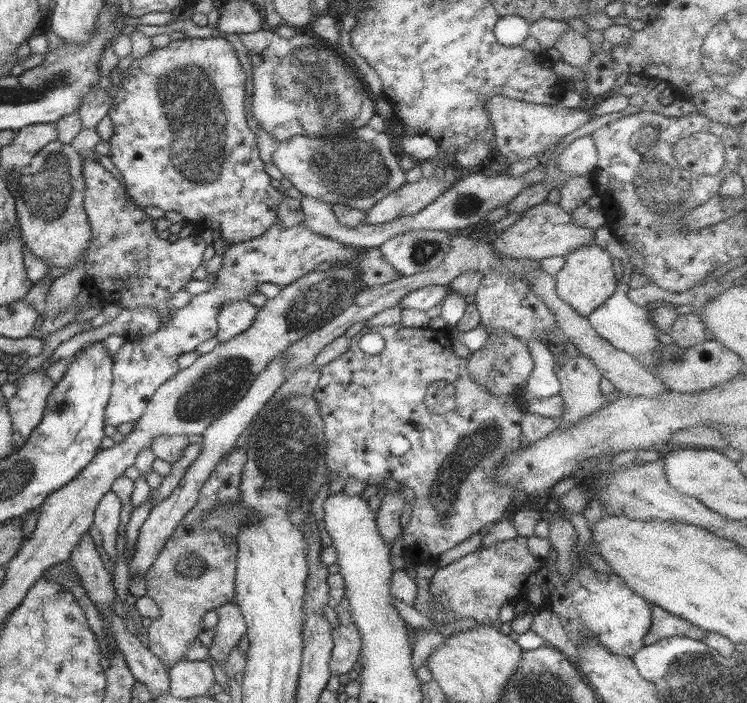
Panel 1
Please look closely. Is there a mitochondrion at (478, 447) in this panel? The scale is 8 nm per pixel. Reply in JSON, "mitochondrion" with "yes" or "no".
{"mitochondrion":"yes"}

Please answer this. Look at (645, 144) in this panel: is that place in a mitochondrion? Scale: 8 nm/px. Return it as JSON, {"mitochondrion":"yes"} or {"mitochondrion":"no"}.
{"mitochondrion":"yes"}

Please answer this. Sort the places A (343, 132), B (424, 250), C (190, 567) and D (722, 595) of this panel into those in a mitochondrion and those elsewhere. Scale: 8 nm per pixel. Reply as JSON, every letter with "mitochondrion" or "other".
{"A":"mitochondrion","B":"mitochondrion","C":"mitochondrion","D":"other"}

